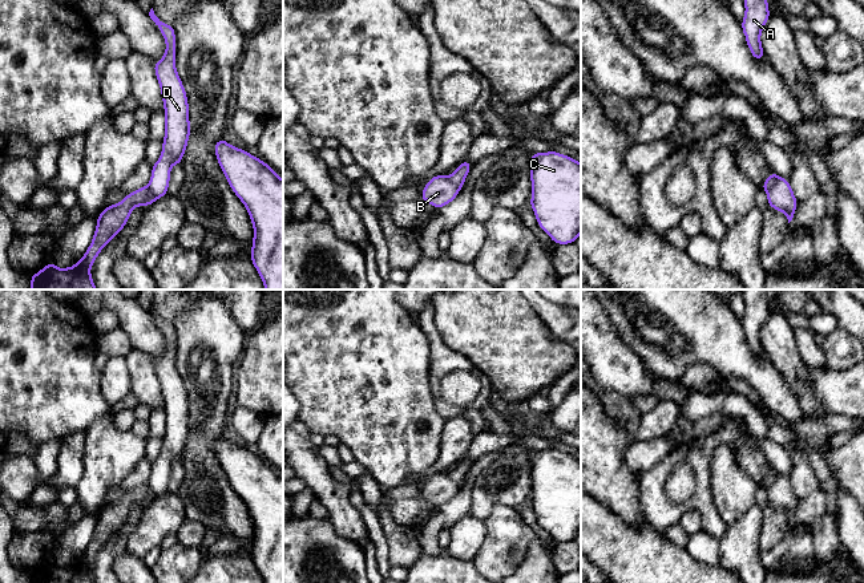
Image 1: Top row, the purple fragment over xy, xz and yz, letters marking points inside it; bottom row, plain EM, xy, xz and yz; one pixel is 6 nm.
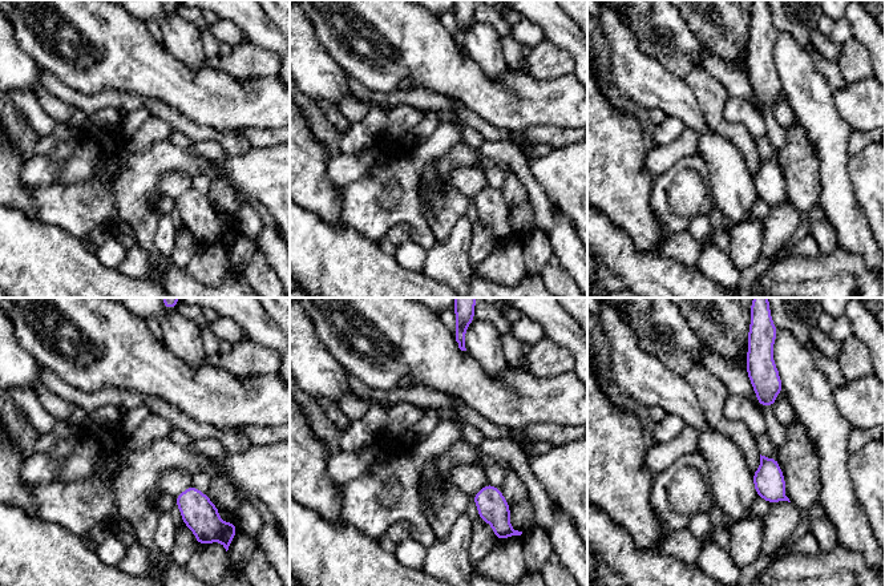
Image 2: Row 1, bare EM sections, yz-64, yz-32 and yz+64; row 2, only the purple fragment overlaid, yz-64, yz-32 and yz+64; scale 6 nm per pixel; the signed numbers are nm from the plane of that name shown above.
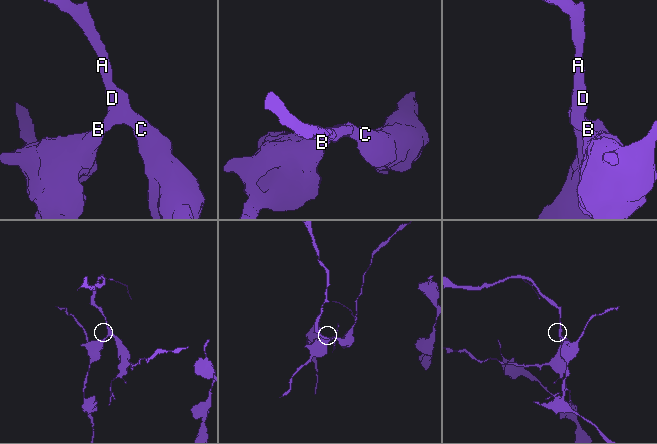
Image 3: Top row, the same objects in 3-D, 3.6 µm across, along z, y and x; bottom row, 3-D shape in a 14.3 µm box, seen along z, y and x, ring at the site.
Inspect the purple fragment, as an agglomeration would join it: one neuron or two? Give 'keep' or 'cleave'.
cleave

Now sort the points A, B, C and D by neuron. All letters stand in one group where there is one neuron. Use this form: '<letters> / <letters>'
A C D / B

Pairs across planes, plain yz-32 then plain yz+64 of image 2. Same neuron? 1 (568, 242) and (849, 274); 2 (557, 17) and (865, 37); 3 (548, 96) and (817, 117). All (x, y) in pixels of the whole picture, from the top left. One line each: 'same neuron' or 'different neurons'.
1: different neurons
2: same neuron
3: different neurons

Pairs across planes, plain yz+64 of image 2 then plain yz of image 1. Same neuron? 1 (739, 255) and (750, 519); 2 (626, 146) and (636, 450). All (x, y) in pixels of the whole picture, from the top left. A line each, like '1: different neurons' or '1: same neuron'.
1: same neuron
2: different neurons

